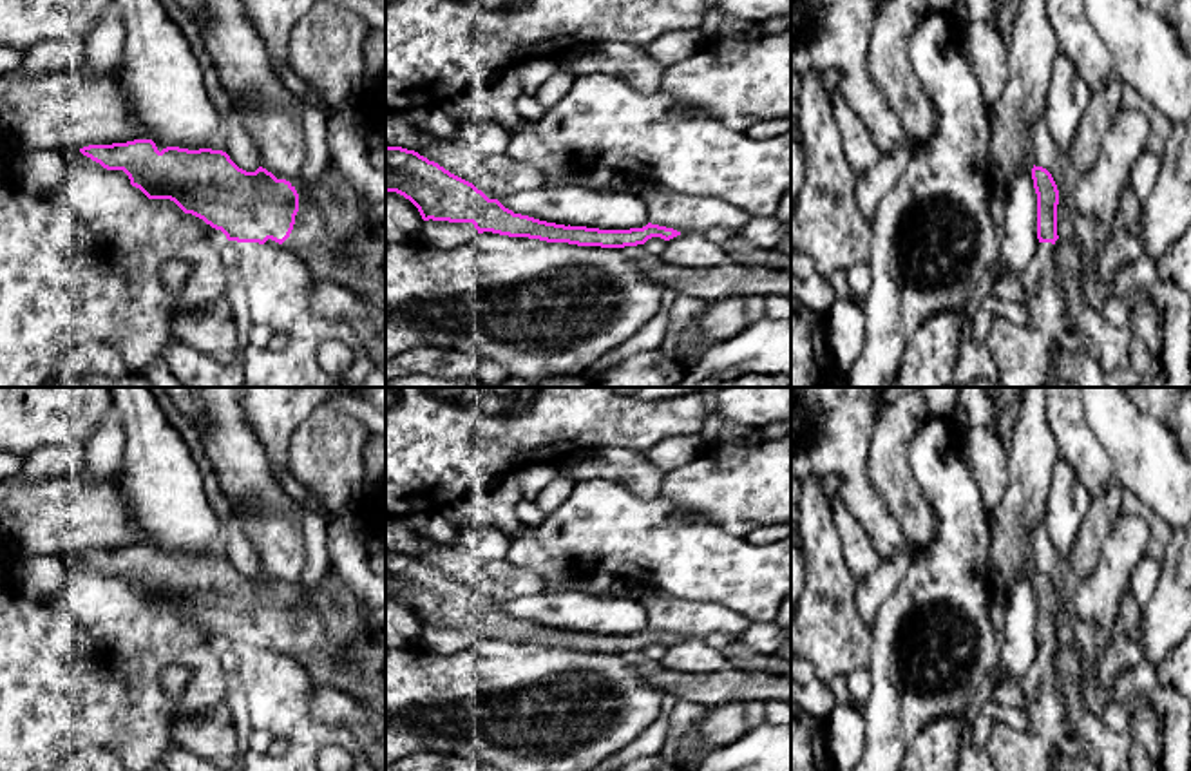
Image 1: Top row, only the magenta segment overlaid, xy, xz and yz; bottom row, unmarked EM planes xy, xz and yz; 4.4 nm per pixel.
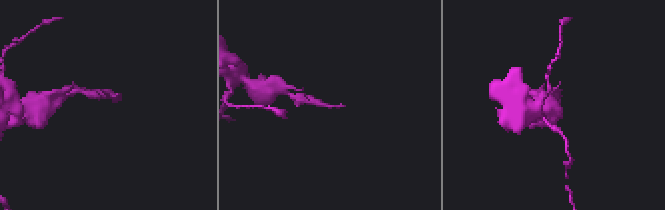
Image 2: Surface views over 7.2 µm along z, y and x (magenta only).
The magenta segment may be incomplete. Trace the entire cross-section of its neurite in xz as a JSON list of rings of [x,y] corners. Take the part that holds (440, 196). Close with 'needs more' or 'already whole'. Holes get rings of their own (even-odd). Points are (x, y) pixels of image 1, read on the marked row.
[[[386,147],[386,192],[396,192],[409,199],[424,221],[472,223],[478,233],[492,232],[509,237],[601,248],[637,246],[652,237],[670,241],[681,235],[673,228],[652,223],[630,230],[599,230],[514,214],[498,199],[489,199],[472,183],[402,147]]] | already whole

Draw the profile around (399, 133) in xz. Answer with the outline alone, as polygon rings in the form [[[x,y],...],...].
[[[386,110],[386,147],[416,150],[422,141],[424,134],[409,123],[404,110]]]

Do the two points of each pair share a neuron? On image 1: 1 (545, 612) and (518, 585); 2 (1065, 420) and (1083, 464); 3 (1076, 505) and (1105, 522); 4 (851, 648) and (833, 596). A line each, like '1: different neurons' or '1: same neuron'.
1: different neurons
2: same neuron
3: different neurons
4: same neuron

